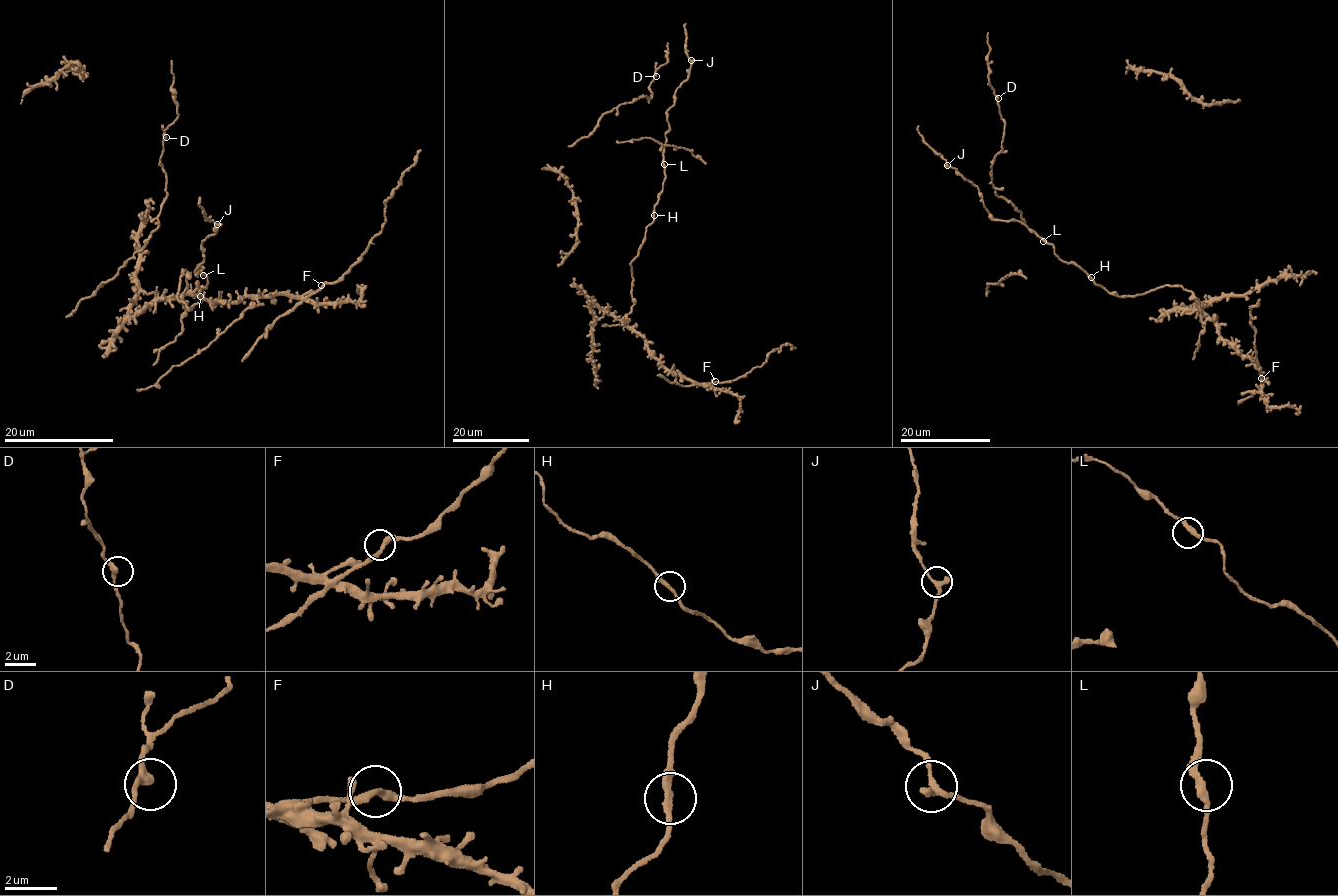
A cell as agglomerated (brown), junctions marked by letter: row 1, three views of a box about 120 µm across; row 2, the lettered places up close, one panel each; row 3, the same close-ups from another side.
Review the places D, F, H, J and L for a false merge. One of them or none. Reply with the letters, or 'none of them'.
none of them

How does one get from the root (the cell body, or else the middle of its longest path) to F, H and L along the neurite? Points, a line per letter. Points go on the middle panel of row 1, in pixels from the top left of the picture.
F: (663, 184), (653, 220), (631, 263), (633, 305), (623, 323), (639, 332), (669, 370), (696, 382), (715, 381)
H: (663, 184), (654, 215)
L: (663, 184), (664, 164)

